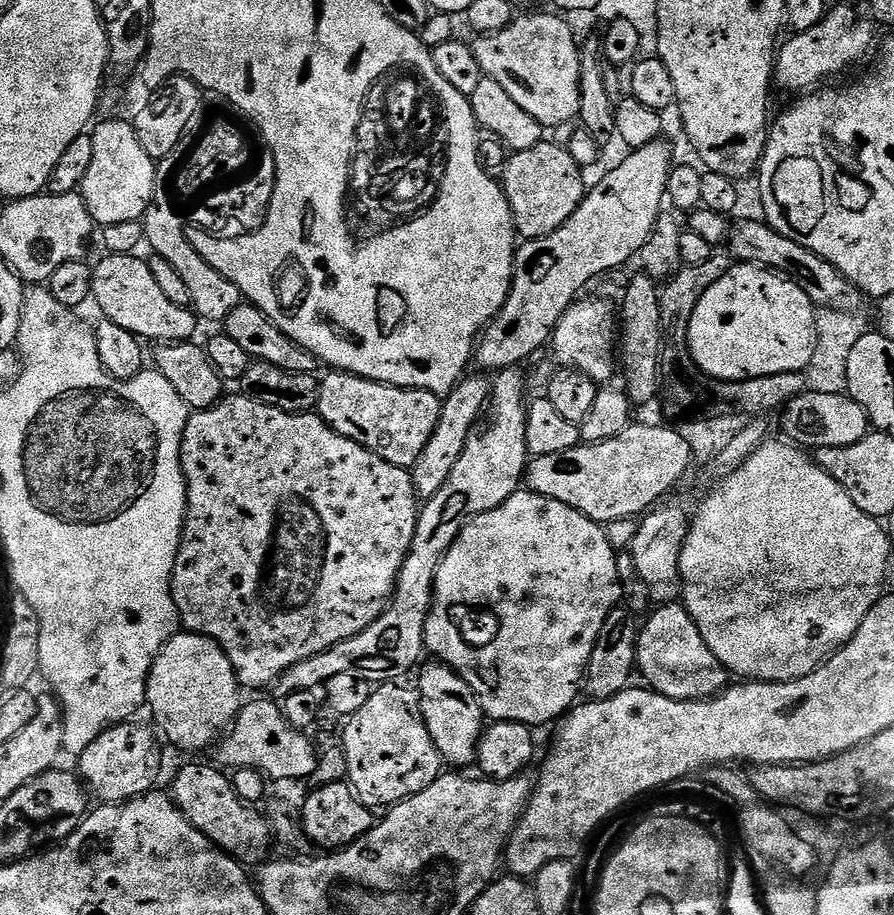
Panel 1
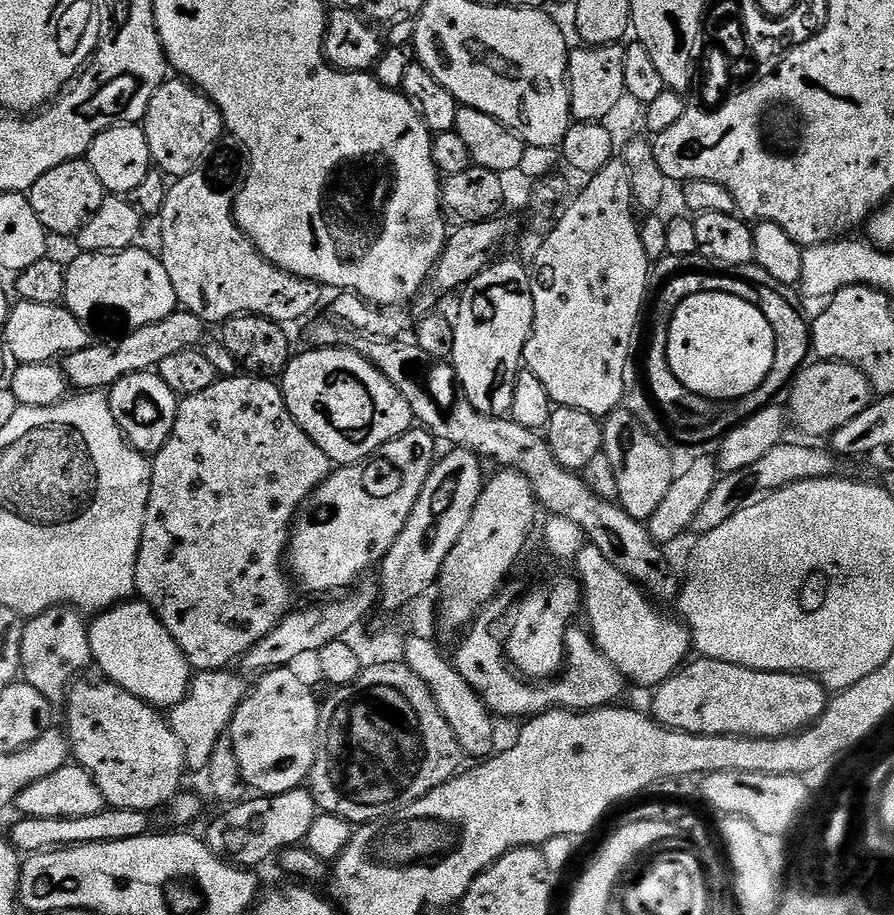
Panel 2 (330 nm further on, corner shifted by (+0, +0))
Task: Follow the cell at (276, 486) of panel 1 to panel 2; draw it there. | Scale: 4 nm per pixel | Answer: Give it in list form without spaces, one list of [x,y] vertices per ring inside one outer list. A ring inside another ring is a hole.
[[[237,374],[217,379],[216,383],[206,386],[202,394],[190,394],[183,397],[176,410],[174,430],[166,446],[162,446],[162,450],[155,453],[151,465],[150,498],[144,519],[140,553],[136,559],[136,592],[139,599],[152,607],[156,617],[166,626],[166,630],[170,630],[174,642],[178,642],[182,654],[186,654],[188,663],[196,672],[218,672],[227,669],[235,665],[232,664],[235,660],[237,663],[243,658],[256,642],[266,638],[266,634],[270,634],[283,622],[284,617],[293,611],[293,581],[286,575],[282,557],[287,553],[292,526],[301,504],[318,485],[323,484],[324,480],[332,475],[334,465],[330,457],[308,437],[306,430],[302,430],[302,426],[294,422],[290,410],[286,410],[286,402],[283,394],[280,393],[279,383],[272,378],[251,374]]]

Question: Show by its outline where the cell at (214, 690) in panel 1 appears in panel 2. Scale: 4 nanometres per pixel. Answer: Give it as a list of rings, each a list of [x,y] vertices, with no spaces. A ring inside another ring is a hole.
[[[133,598],[123,604],[115,604],[93,620],[96,621],[88,624],[92,659],[95,667],[100,667],[111,683],[134,694],[139,700],[145,700],[157,710],[170,710],[186,698],[194,669],[149,604]]]

